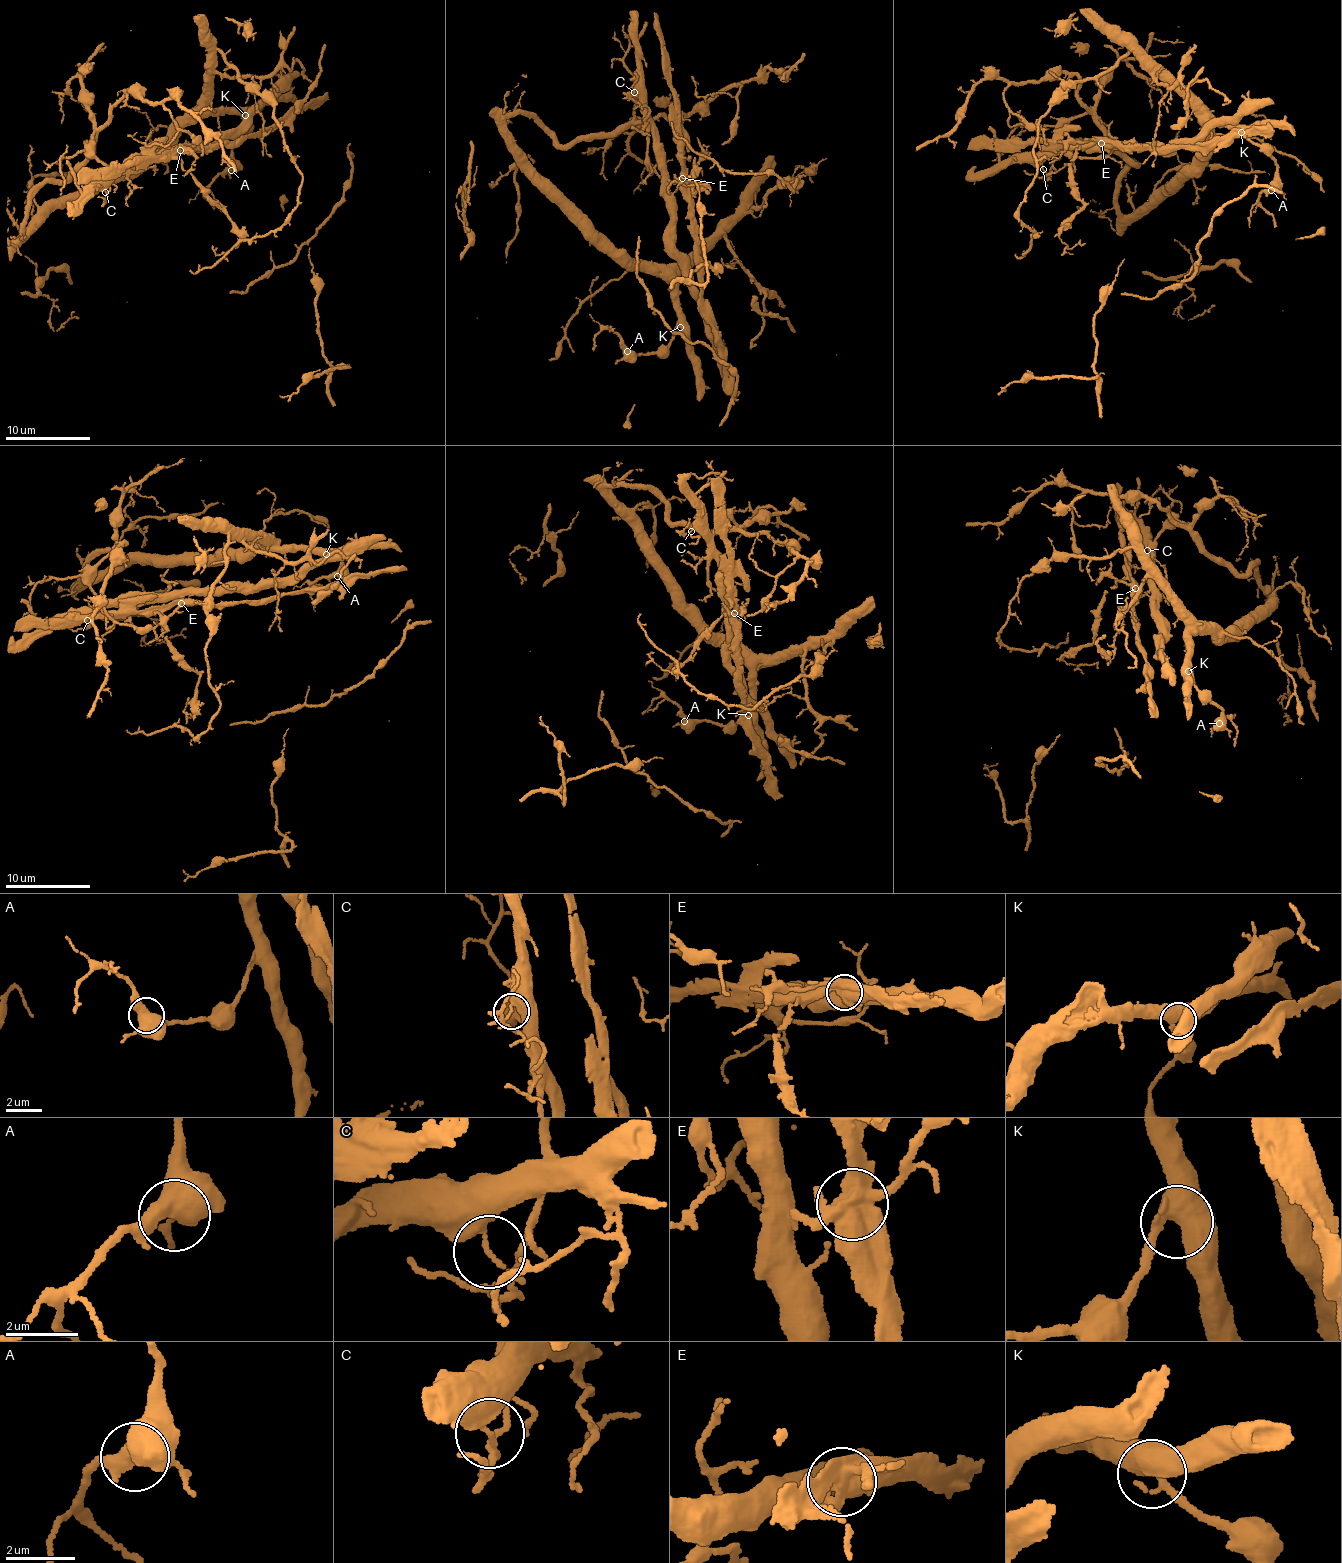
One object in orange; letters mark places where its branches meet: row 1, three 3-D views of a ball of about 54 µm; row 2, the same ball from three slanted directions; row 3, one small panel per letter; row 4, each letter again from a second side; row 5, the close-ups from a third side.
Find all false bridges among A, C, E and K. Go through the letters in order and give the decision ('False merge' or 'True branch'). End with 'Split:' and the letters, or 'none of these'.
A: True branch
C: False merge
E: False merge
K: True branch
Split: C, E

